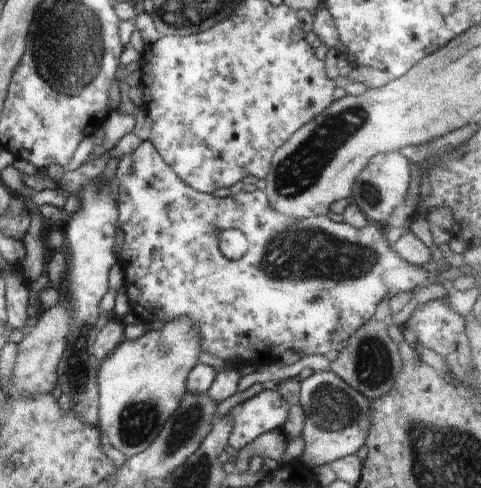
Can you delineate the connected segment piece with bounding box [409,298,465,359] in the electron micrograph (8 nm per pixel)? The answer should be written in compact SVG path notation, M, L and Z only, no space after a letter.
M442 298L429 300L424 305L420 311L414 311L414 316L409 319L412 327L417 330L417 342L422 342L448 359L458 342L456 334L464 330L465 317L454 312L449 304L443 303Z

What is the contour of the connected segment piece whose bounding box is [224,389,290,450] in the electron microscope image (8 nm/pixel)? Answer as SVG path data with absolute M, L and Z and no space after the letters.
M270 389L237 404L224 415L232 423L229 445L240 450L260 435L281 428L289 408L282 395Z

